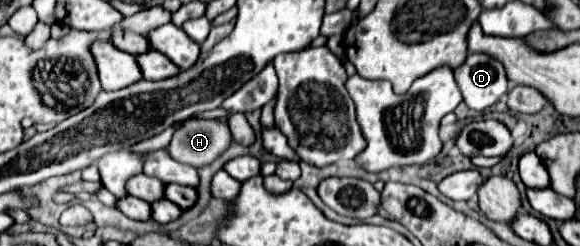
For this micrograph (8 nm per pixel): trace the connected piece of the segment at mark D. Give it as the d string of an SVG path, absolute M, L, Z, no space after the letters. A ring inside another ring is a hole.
M469 53L455 69L455 79L463 101L473 111L489 109L507 93L505 67L487 53Z

